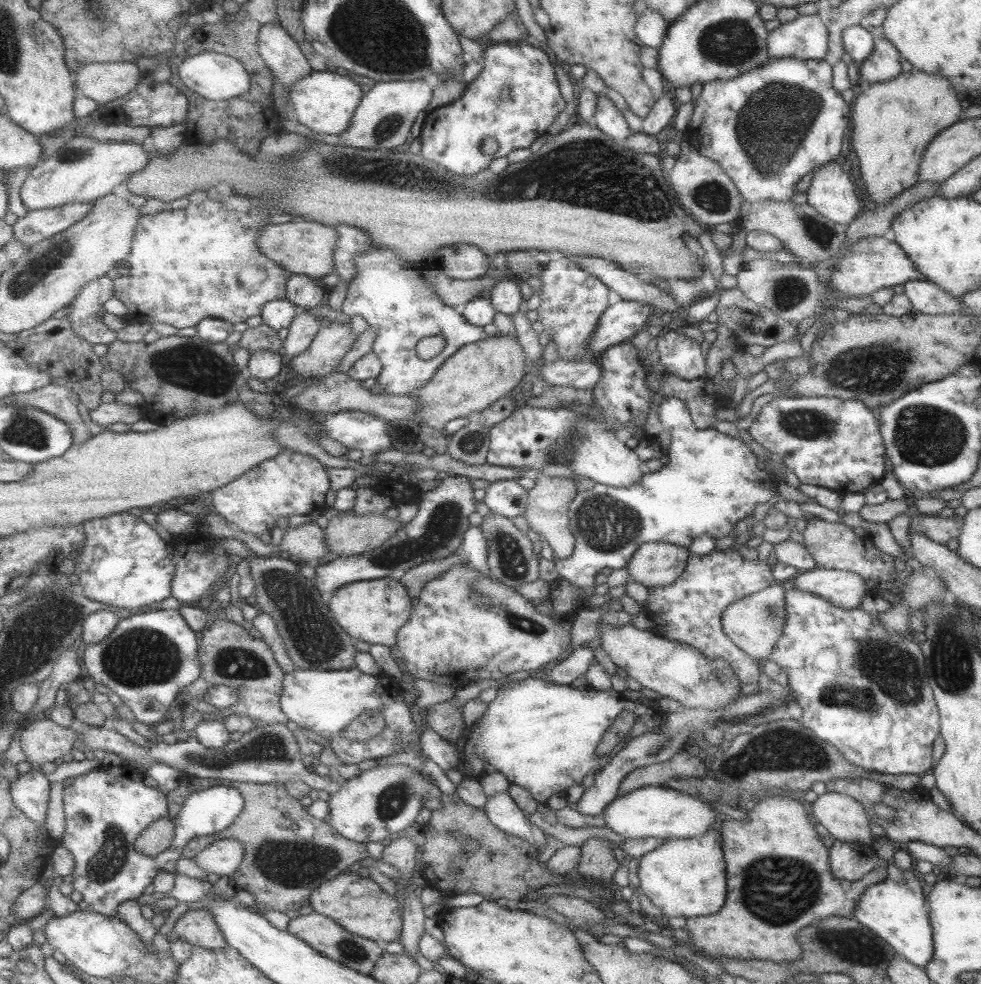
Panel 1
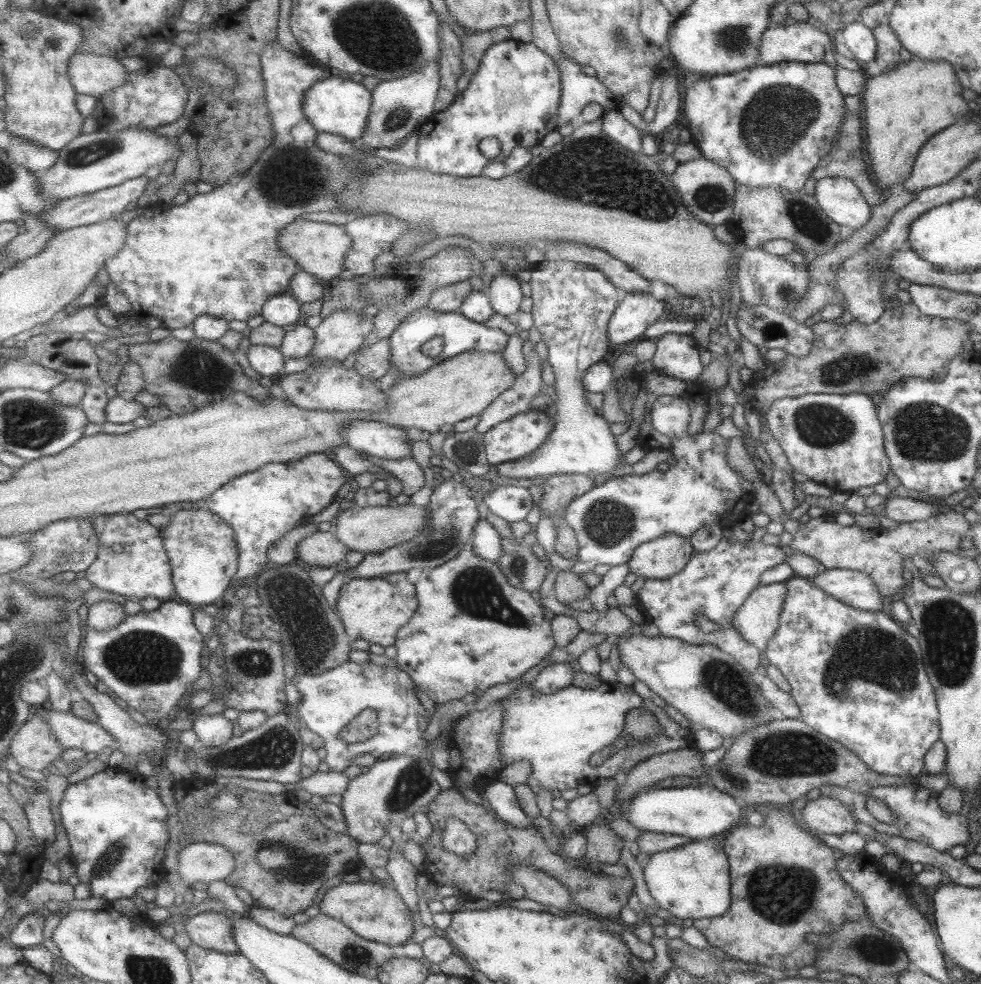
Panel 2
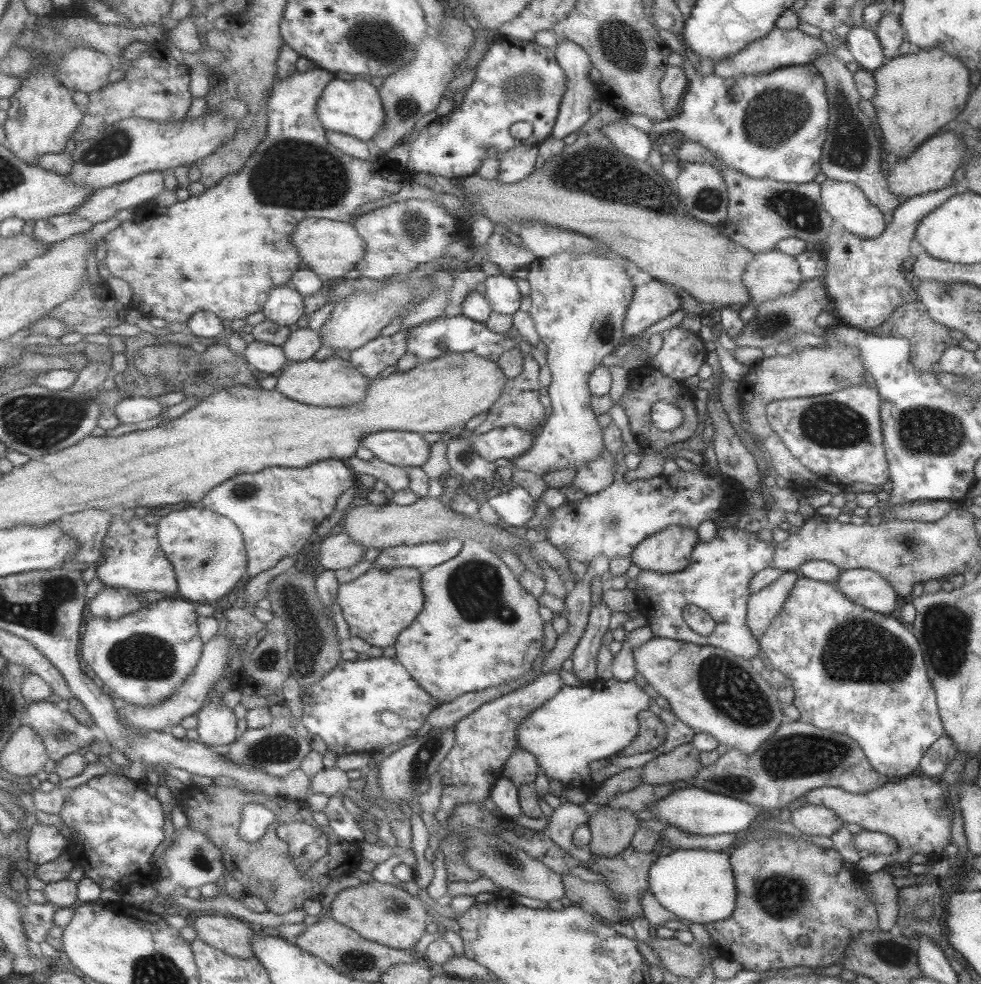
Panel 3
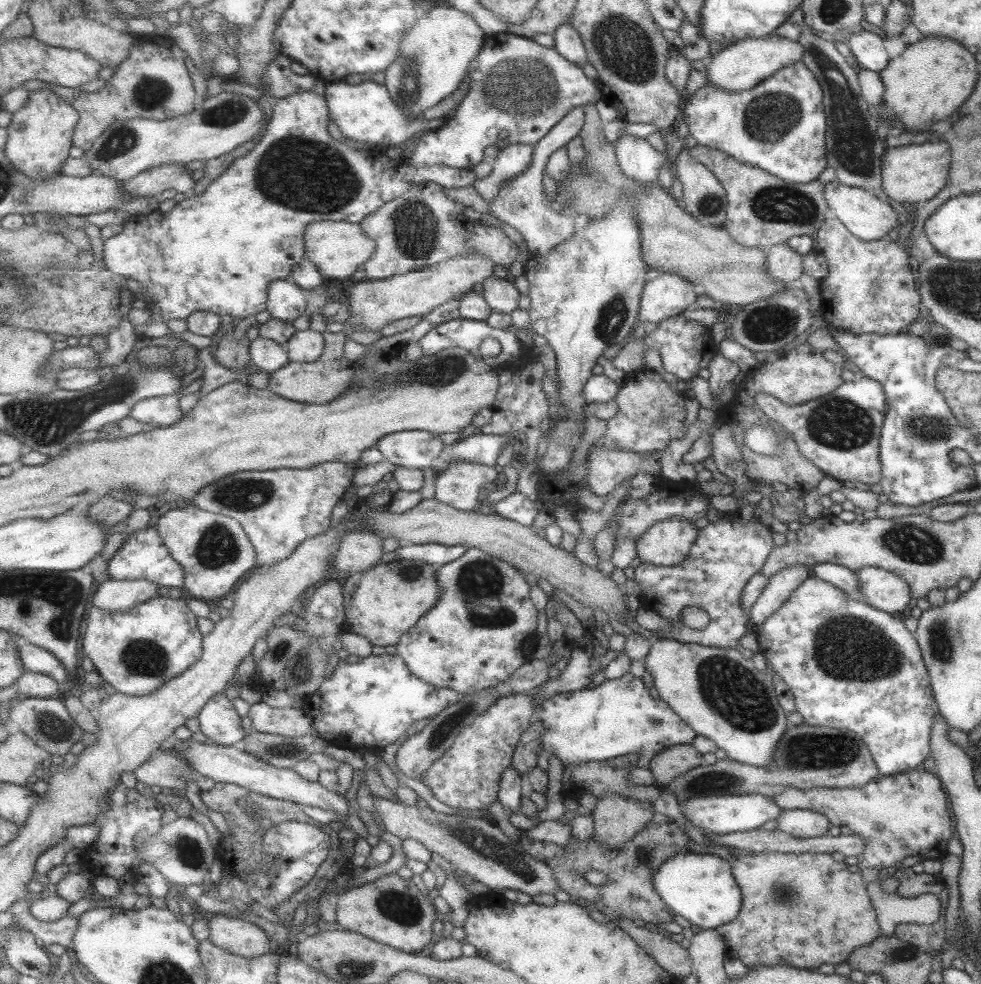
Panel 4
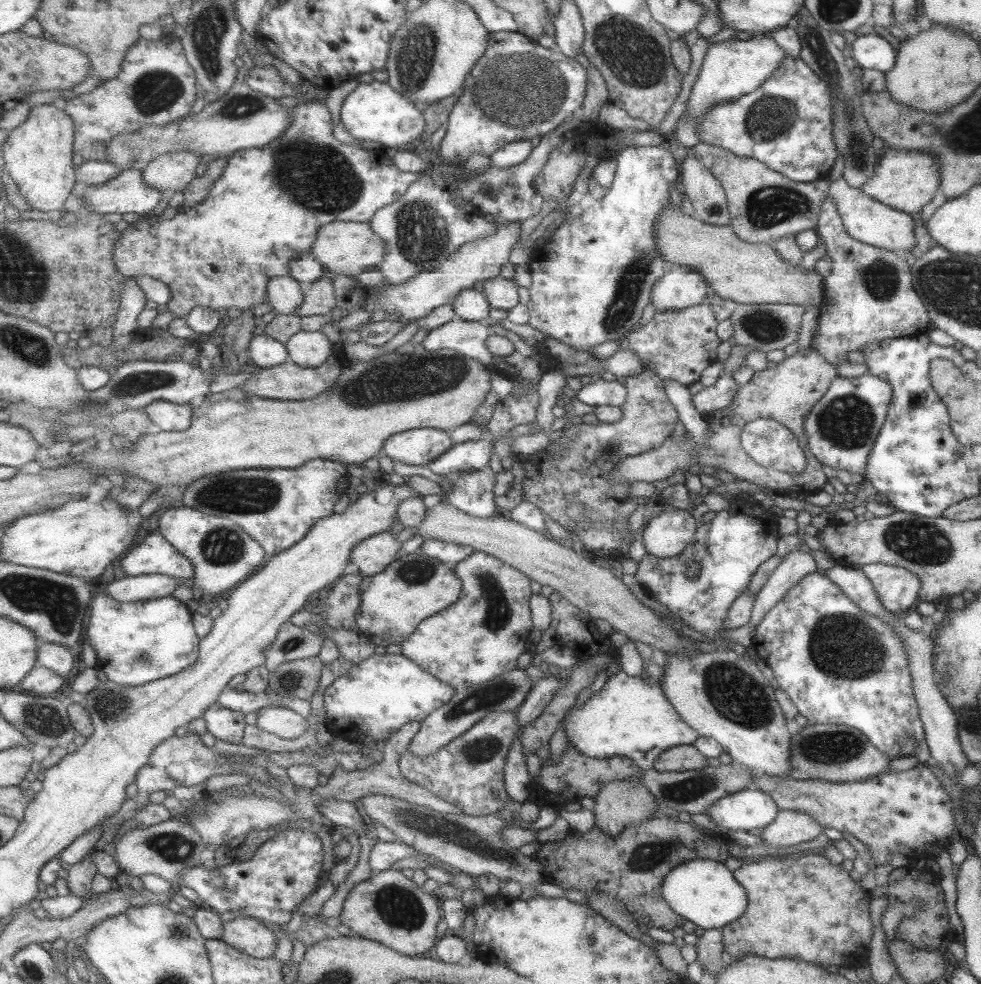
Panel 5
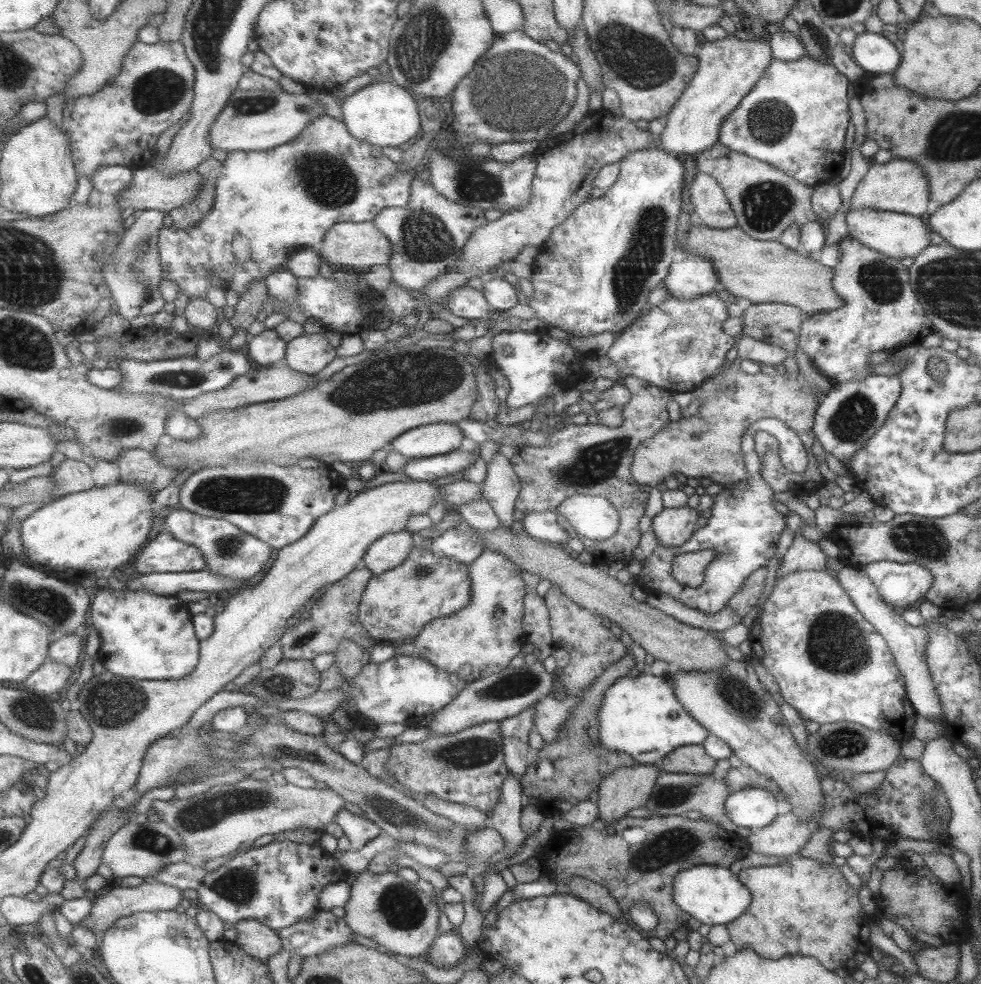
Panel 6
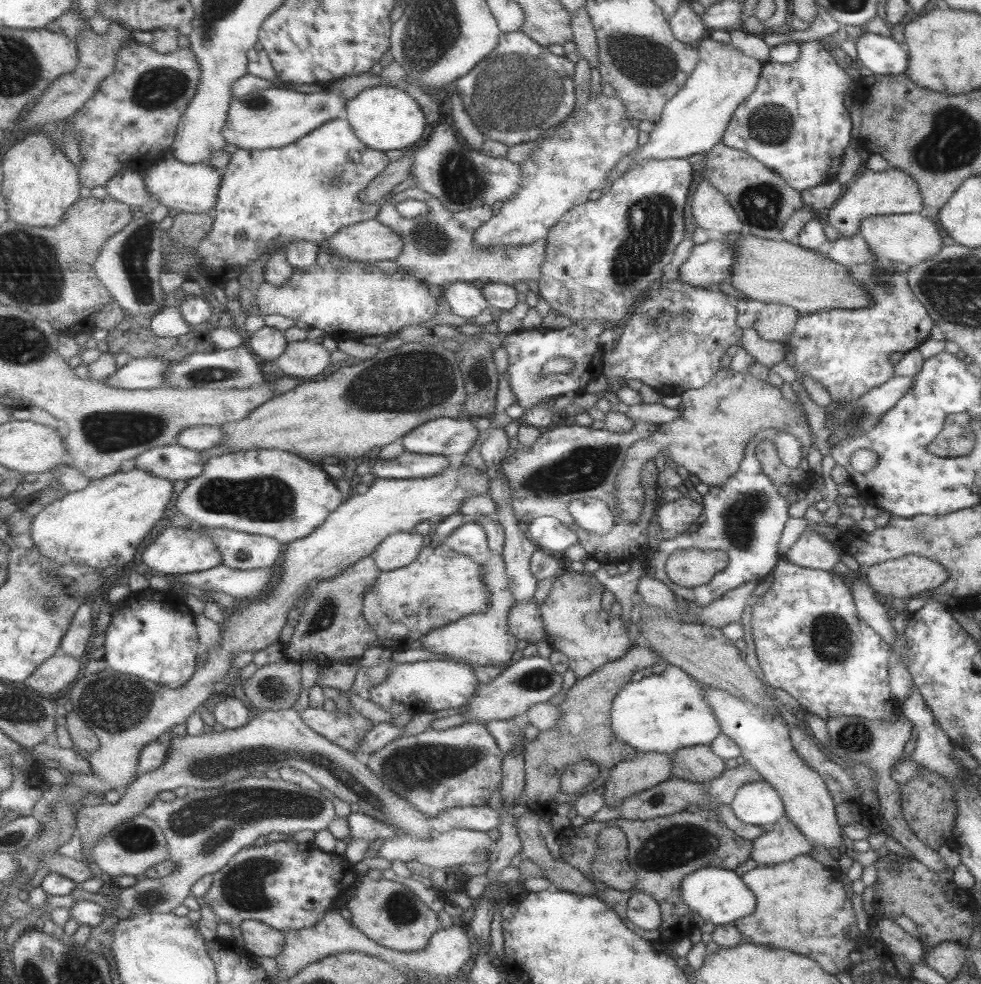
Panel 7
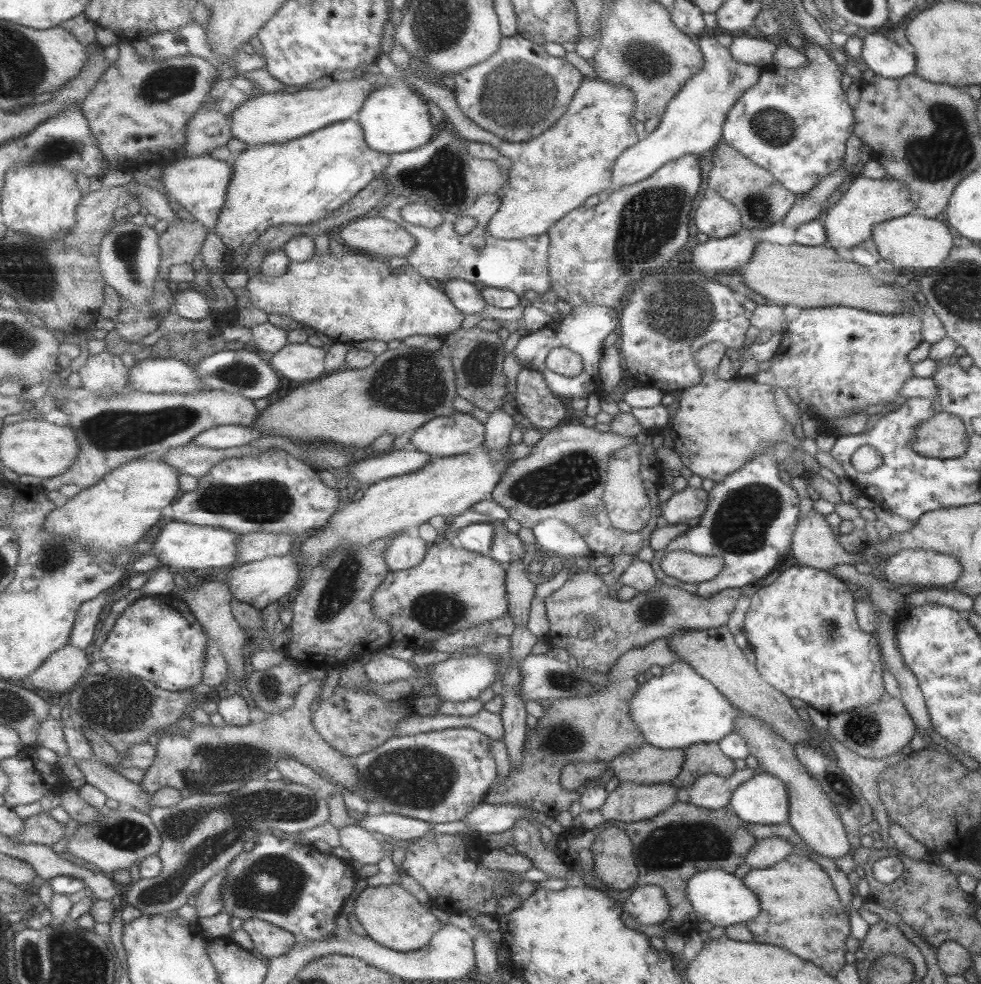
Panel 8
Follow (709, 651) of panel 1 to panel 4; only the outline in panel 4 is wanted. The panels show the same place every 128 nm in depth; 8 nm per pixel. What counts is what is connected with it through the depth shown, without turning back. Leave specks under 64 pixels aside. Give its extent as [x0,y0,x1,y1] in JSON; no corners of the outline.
[632,518,773,649]

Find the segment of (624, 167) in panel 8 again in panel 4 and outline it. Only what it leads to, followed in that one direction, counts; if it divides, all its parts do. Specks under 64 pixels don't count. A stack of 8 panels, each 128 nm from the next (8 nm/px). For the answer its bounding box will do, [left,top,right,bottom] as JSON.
[704,33,803,92]

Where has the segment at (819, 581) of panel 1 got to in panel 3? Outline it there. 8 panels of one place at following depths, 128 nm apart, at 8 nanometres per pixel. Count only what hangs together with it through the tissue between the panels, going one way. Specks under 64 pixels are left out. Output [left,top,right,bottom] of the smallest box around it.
[833,570,898,615]

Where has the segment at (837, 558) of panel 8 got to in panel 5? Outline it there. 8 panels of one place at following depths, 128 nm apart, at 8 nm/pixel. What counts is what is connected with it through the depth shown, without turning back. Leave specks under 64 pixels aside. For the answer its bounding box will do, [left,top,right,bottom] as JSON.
[748,549,815,624]

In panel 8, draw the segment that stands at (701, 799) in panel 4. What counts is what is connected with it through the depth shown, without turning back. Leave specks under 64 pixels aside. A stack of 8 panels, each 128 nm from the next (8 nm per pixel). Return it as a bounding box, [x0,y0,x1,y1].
[729,772,788,825]

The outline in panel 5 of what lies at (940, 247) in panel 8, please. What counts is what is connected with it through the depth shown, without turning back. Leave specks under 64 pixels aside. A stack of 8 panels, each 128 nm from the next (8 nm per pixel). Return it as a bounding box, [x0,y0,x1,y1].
[826,178,918,257]

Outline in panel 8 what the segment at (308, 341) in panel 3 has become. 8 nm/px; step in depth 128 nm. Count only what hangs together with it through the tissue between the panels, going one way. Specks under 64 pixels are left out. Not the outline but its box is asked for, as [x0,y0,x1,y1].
[270,342,325,381]

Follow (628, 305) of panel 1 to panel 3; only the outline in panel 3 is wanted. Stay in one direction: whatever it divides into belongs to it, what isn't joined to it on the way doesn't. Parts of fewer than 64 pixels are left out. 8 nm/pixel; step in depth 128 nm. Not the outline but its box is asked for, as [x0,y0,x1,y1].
[623,279,681,338]

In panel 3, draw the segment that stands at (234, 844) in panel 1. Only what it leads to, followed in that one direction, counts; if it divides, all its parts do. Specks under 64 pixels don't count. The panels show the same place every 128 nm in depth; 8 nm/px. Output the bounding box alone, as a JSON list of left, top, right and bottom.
[167,826,225,888]

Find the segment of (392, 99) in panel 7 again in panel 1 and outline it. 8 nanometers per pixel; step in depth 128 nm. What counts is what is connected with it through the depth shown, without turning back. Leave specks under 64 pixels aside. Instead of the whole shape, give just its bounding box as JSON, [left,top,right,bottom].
[289,70,366,135]

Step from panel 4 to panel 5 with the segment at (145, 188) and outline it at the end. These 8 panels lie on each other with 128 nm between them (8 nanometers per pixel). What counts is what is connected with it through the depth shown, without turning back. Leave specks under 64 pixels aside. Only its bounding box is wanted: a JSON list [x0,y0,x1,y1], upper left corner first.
[143,150,201,192]

